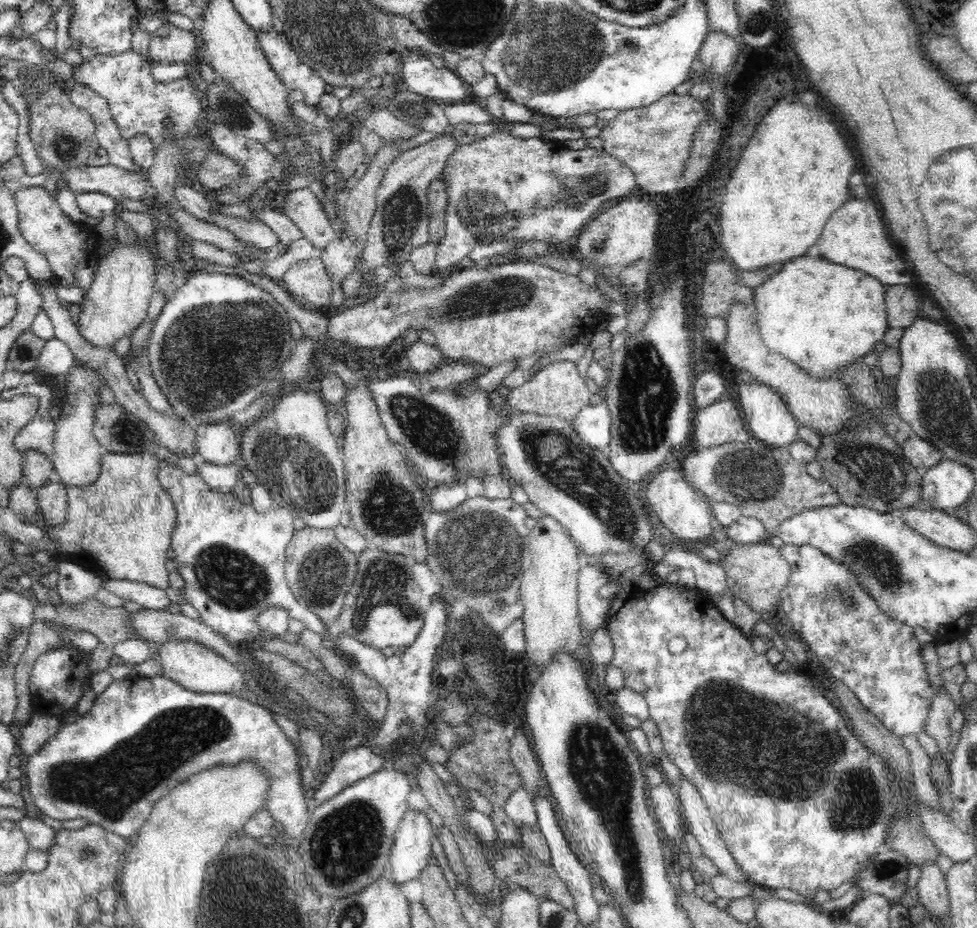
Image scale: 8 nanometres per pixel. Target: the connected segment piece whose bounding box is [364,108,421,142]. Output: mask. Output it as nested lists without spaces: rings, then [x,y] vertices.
[[[385,108],[371,112],[370,116],[368,115],[368,118],[364,120],[364,124],[372,132],[379,134],[385,142],[397,139],[406,141],[421,132],[418,125],[411,125],[396,118],[392,112]]]

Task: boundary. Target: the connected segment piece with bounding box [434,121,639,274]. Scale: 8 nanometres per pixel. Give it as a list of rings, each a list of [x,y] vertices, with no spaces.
[[[495,121],[496,131],[457,148],[444,165],[441,178],[448,190],[445,214],[445,235],[437,244],[434,273],[455,265],[476,246],[495,240],[522,239],[564,242],[579,232],[603,210],[602,204],[614,198],[637,192],[636,175],[604,150],[558,150],[556,143],[539,138],[514,136],[503,129],[504,122]]]

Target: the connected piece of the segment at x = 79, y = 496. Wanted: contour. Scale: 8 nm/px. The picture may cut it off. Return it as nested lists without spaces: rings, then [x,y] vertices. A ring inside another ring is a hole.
[[[150,449],[136,454],[103,451],[97,482],[84,488],[68,488],[66,523],[60,527],[46,528],[50,539],[59,544],[59,550],[55,551],[56,557],[64,555],[66,560],[76,562],[107,578],[142,582],[154,588],[170,587],[166,564],[170,560],[171,538],[176,528],[176,508],[158,481],[159,460]]]

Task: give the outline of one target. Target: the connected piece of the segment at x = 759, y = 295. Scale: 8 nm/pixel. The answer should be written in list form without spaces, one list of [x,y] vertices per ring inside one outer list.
[[[815,253],[788,259],[779,272],[753,290],[763,344],[794,361],[812,376],[836,376],[840,369],[861,359],[868,351],[874,351],[874,346],[883,340],[885,330],[889,327],[885,314],[885,284],[860,269],[828,261]]]

